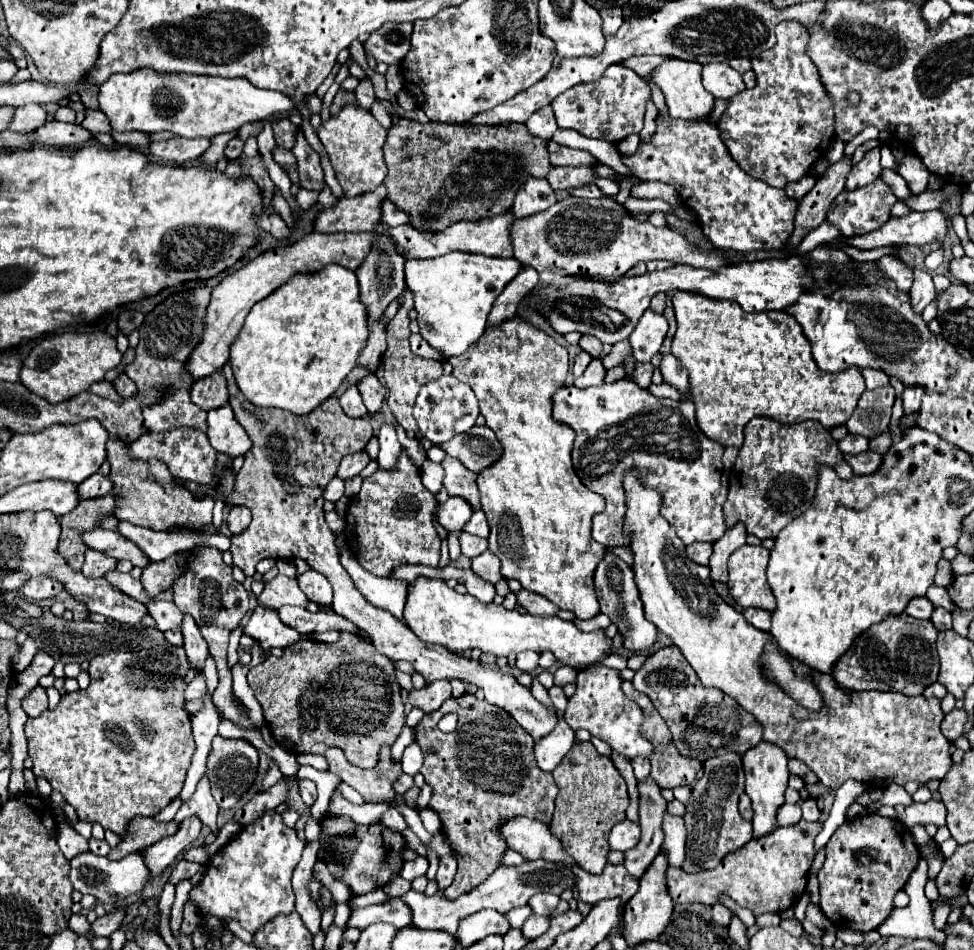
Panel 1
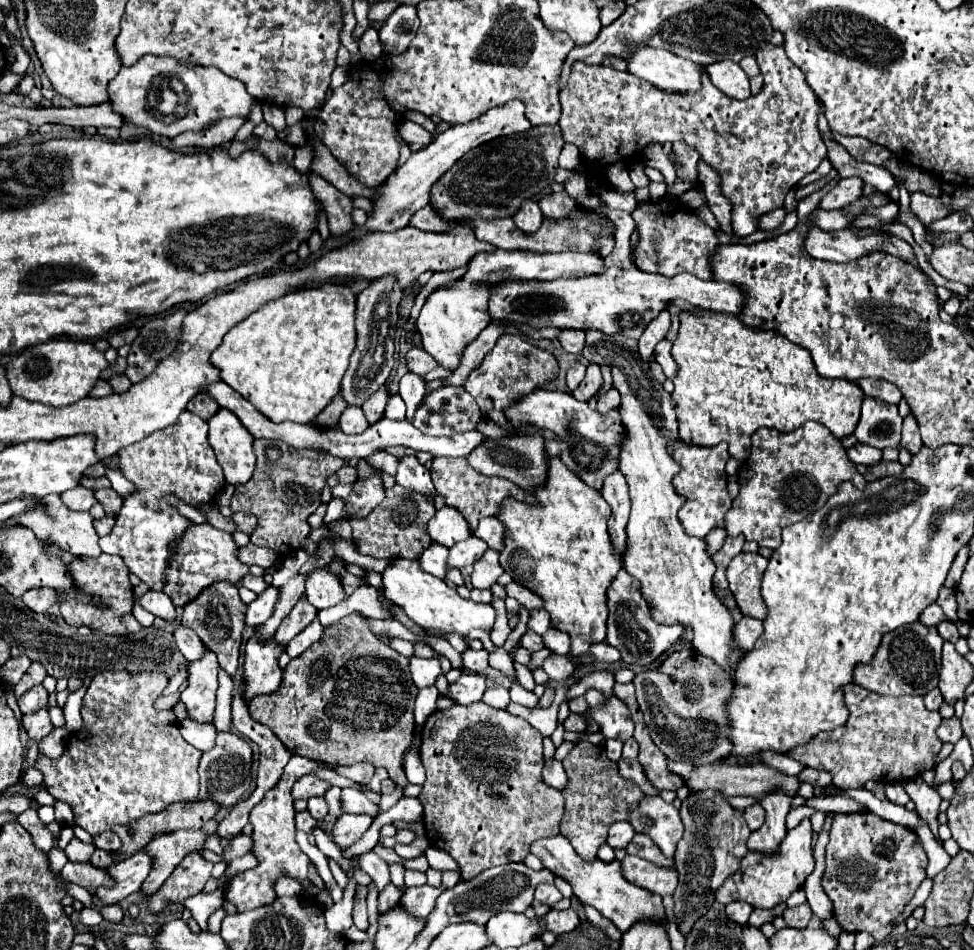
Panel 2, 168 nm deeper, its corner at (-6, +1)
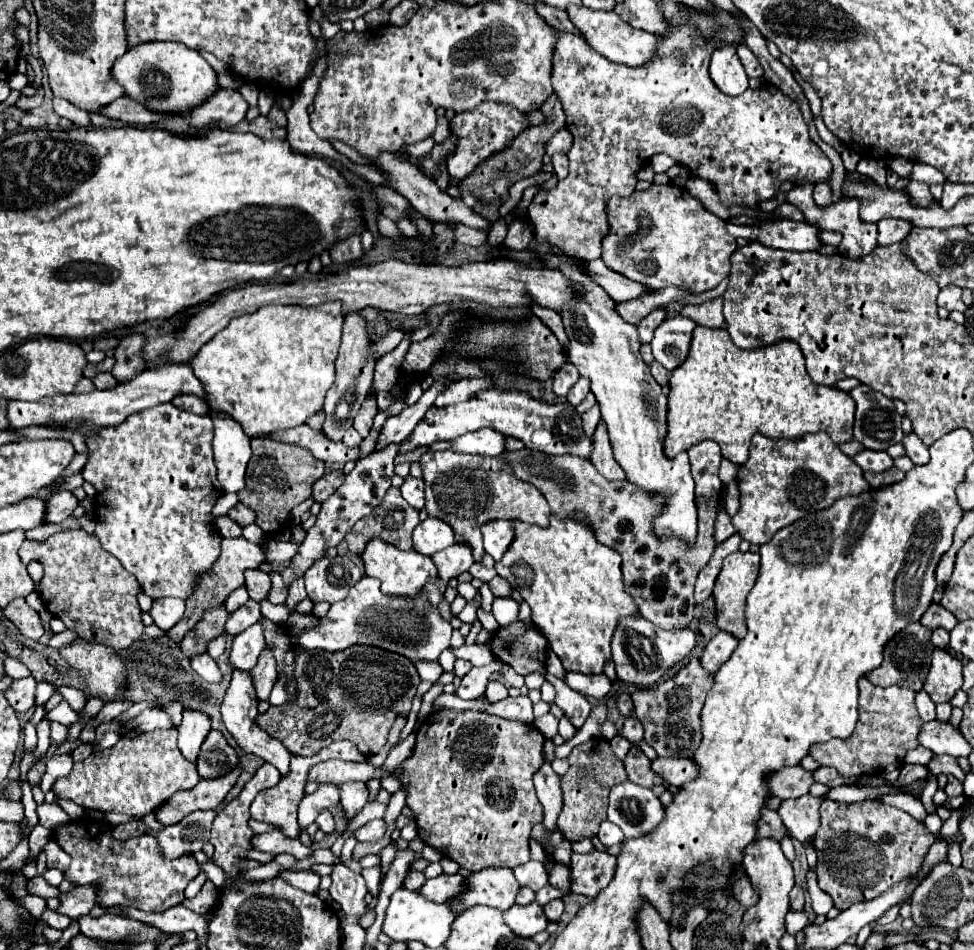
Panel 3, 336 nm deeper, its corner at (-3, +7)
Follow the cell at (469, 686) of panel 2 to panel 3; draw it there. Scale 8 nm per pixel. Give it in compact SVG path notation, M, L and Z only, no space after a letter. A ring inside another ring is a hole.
M491 662L487 666L481 666L481 668L473 668L467 676L461 678L461 684L457 688L457 694L463 698L463 700L473 700L473 698L479 698L483 692L485 692L485 686L489 682L489 676L493 676L495 672L499 672L501 666L497 662Z

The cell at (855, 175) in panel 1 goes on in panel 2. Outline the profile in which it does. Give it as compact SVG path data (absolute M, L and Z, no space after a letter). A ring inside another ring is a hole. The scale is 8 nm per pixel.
M846 178L840 180L830 192L826 192L820 200L820 206L824 210L836 210L836 208L844 208L848 204L852 204L854 200L860 198L862 194L862 180L860 178Z

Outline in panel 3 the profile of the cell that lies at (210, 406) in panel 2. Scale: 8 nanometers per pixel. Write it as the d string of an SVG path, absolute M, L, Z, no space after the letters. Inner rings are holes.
M183 394L183 396L177 396L177 398L173 400L173 404L175 404L177 408L183 408L183 410L193 412L193 414L209 414L207 400L205 400L205 398L199 398L199 396Z

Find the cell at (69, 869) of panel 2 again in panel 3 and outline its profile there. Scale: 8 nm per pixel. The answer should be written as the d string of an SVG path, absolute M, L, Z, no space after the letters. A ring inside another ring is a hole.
M49 840L45 844L45 854L47 854L47 868L59 868L65 872L67 864L71 864L71 858L67 858L67 852L63 852L63 848L55 844L55 840Z

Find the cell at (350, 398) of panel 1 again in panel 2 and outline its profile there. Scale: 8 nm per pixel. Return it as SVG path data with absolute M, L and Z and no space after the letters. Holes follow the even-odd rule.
M346 408L342 412L342 418L340 418L340 430L344 434L362 434L364 430L368 428L368 422L366 418L362 418L362 410L360 408Z

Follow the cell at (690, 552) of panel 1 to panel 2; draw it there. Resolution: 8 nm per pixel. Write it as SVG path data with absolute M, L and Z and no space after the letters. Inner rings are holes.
M720 528L720 530L712 530L708 536L706 536L706 542L708 542L708 554L716 554L722 544L726 540L726 530Z

